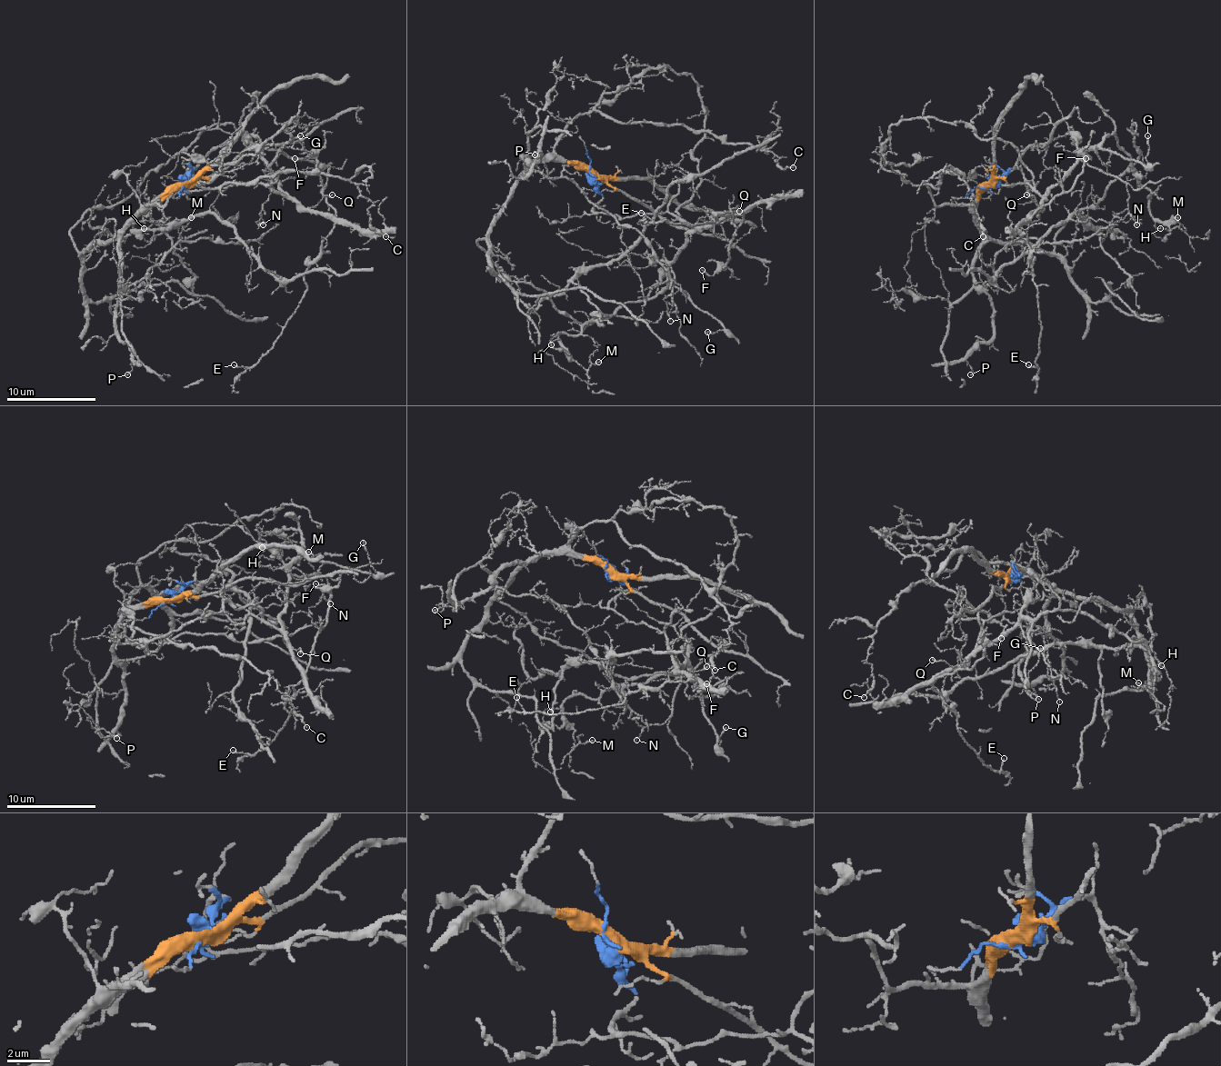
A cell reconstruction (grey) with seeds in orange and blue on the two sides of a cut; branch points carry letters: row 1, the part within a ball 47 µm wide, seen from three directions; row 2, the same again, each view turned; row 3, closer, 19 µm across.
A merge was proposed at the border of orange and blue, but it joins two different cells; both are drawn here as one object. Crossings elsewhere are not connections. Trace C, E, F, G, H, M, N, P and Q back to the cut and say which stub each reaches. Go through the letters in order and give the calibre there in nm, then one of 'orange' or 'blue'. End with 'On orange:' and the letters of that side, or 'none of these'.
C: 130 nm thick; orange
E: 110 nm thick; blue
F: 110 nm thick; blue
G: 120 nm thick; blue
H: 110 nm thick; blue
M: 130 nm thick; blue
N: 70 nm thick; blue
P: 110 nm thick; orange
Q: 120 nm thick; blue
On orange: C, P

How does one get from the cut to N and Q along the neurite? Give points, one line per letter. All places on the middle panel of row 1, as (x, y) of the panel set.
N: (593, 174), (602, 195), (597, 215), (668, 211), (693, 229), (671, 269), (677, 310), (671, 321)
Q: (593, 174), (602, 195), (593, 206), (597, 215), (631, 218), (668, 211), (705, 227), (740, 211)

